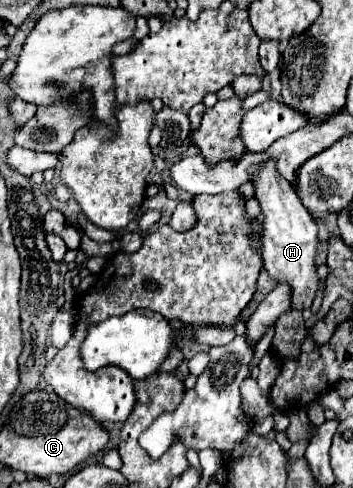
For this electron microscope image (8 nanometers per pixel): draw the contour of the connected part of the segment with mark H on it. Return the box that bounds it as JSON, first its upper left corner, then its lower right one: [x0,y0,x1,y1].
[255,162,317,310]

